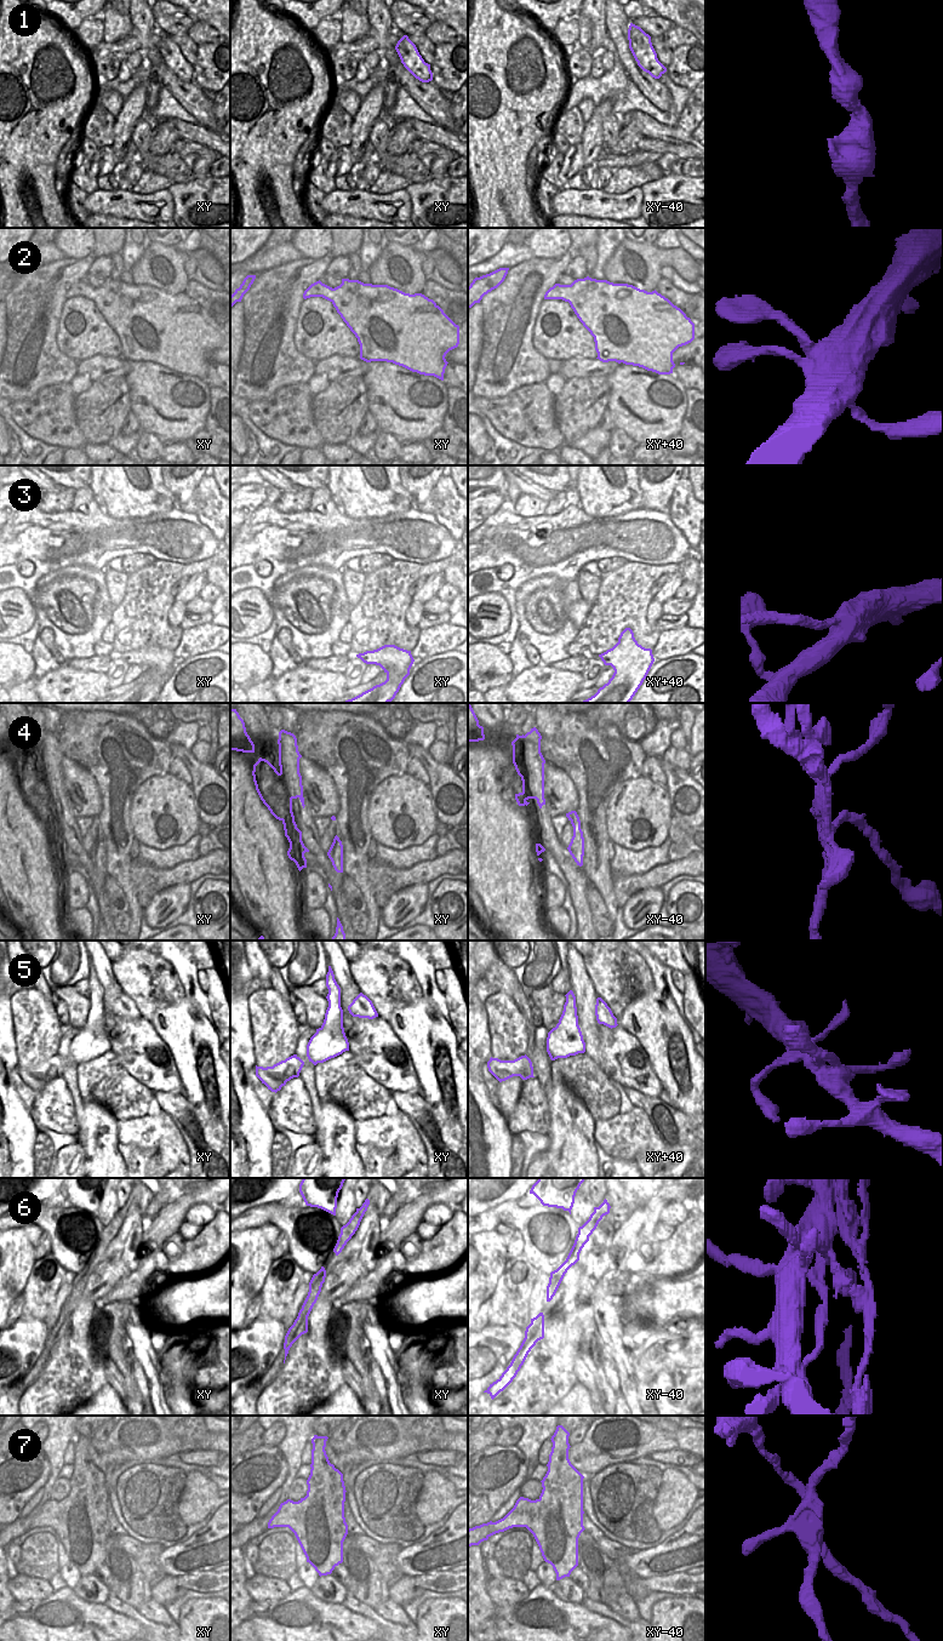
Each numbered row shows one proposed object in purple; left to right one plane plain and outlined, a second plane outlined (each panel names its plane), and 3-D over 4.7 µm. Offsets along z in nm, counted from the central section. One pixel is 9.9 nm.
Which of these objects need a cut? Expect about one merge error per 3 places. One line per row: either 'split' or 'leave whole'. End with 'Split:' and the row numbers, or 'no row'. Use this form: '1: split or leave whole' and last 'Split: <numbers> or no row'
1: leave whole
2: leave whole
3: leave whole
4: split
5: leave whole
6: split
7: split
Split: 4, 6, 7

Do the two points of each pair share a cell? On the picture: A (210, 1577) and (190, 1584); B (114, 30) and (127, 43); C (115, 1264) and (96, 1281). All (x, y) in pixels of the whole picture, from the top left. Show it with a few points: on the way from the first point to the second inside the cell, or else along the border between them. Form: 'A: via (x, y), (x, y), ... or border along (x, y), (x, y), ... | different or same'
A: via (205, 1581), (195, 1582) | same
B: border along (132, 30), (115, 41), (103, 41) | different
C: border along (93, 1271), (102, 1278), (101, 1290), (104, 1294) | different

